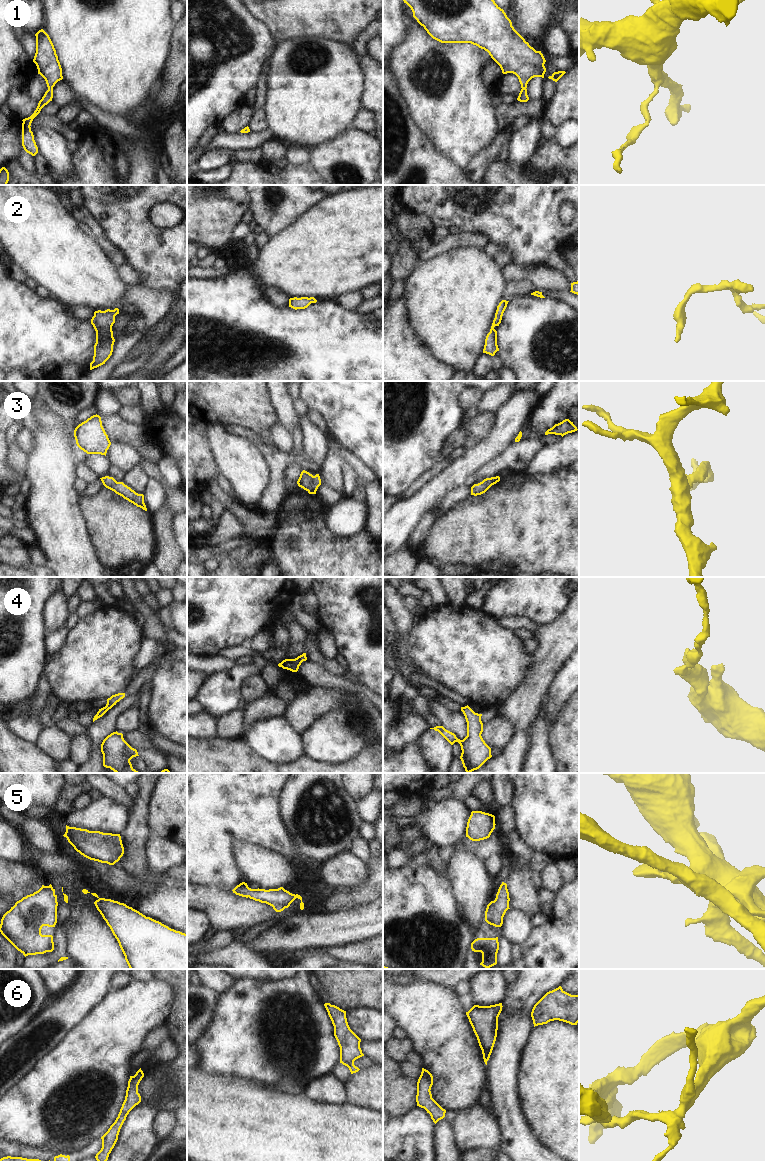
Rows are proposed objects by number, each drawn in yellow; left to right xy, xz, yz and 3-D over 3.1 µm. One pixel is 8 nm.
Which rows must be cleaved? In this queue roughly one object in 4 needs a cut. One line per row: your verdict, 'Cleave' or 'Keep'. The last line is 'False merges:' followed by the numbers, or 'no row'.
1: Keep
2: Keep
3: Keep
4: Keep
5: Keep
6: Keep
False merges: no row.

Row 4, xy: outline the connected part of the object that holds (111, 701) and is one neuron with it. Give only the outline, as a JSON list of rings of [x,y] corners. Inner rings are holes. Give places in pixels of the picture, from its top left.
[[[118,693],[108,698],[106,706],[99,709],[99,711],[93,718],[93,722],[98,718],[102,717],[109,709],[111,709],[114,705],[116,705],[117,702],[119,702],[124,697],[125,697],[125,693]]]

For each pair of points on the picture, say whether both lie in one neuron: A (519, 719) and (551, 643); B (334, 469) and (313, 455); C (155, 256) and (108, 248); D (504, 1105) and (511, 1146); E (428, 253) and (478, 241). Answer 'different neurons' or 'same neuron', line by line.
A: same neuron
B: different neurons
C: different neurons
D: same neuron
E: same neuron

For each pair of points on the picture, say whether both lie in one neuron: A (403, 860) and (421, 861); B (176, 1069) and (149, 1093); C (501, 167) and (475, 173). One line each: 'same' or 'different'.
A: same
B: same
C: different

